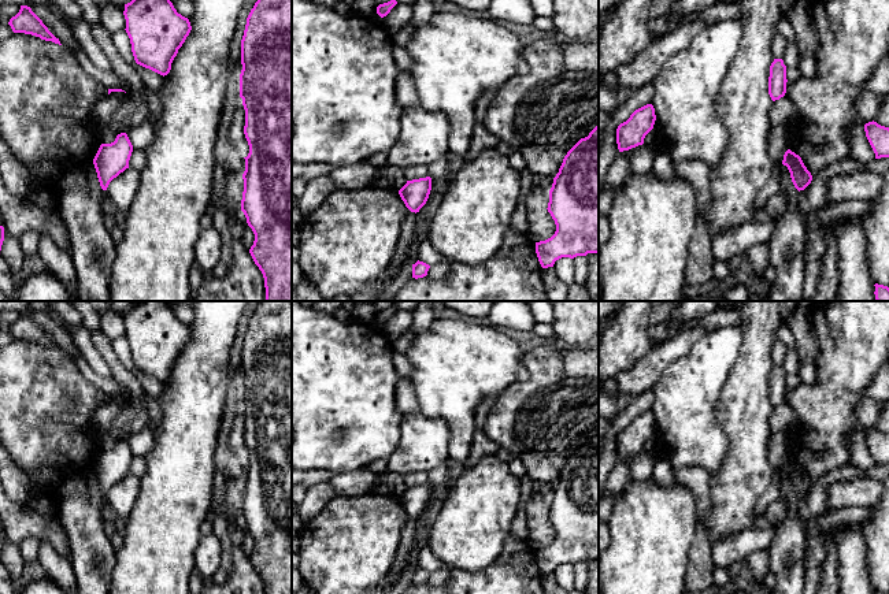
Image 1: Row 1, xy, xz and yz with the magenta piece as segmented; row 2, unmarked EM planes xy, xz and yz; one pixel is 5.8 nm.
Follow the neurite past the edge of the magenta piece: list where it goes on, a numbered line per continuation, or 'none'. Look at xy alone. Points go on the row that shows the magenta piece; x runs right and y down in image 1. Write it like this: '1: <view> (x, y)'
none

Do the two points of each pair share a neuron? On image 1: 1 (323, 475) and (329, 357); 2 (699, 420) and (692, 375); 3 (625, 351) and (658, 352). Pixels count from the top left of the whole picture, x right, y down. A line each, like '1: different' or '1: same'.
1: different
2: same
3: different

